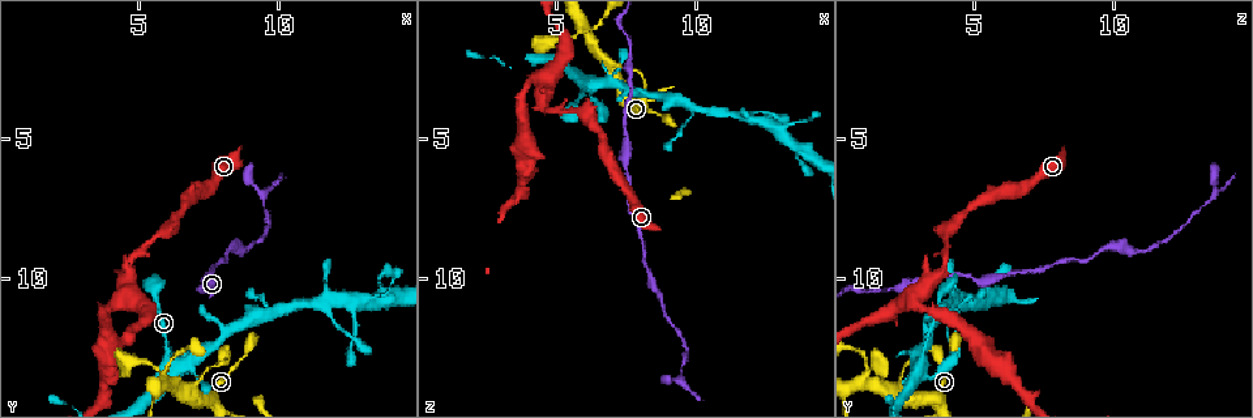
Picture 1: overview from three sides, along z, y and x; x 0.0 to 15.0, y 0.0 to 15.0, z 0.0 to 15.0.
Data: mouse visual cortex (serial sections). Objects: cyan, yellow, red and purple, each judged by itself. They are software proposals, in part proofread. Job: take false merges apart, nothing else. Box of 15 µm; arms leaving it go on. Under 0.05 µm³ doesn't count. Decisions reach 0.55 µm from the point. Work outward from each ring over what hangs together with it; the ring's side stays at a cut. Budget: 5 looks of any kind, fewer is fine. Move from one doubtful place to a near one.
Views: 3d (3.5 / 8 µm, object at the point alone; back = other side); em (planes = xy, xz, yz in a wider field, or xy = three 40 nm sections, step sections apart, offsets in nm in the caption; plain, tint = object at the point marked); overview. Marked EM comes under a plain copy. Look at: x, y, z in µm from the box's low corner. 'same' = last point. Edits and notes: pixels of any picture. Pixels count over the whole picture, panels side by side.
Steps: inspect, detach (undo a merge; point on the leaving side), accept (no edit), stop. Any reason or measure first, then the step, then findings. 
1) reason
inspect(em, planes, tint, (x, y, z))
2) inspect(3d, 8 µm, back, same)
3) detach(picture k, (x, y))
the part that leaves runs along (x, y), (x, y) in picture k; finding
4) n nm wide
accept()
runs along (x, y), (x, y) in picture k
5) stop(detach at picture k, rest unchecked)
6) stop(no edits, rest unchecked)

a narrow waist
inspect(3d, 3.5 µm, (9.2, 6.7, 13.7))

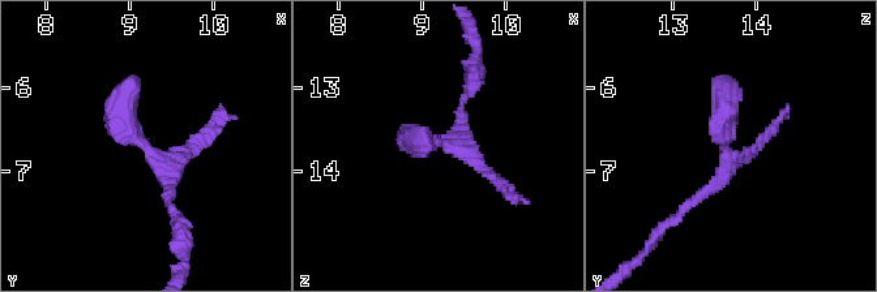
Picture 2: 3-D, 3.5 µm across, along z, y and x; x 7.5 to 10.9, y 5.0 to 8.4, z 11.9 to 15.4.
now the EM
inspect(em, xy, step 2, tint, (9.15, 6.70, 13.65))

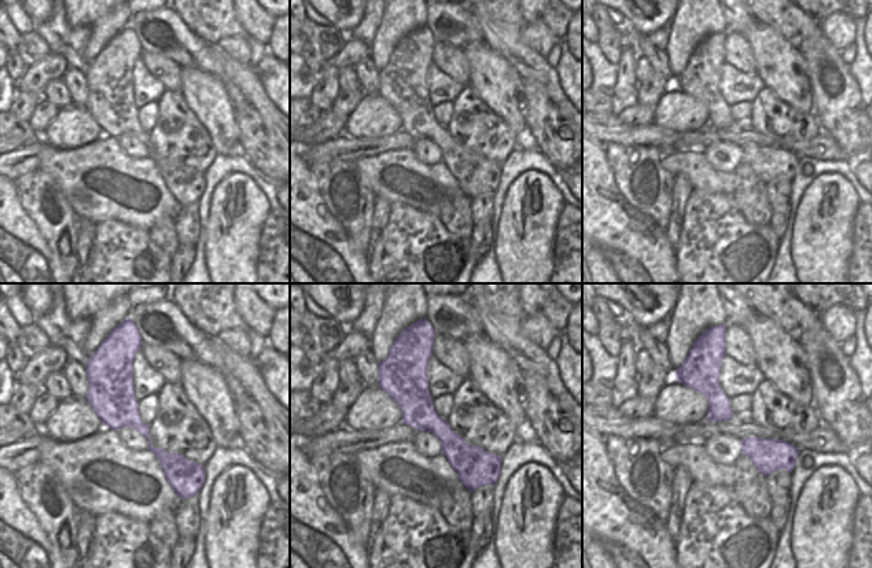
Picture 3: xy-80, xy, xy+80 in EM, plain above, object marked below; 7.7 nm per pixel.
accept()
runs along (420, 363), (419, 409), (471, 487) in picture 3; all the same cell

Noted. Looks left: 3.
looks like a crossing
inspect(3d, 3.5 µm, (6.1, 13.8, 1.1))

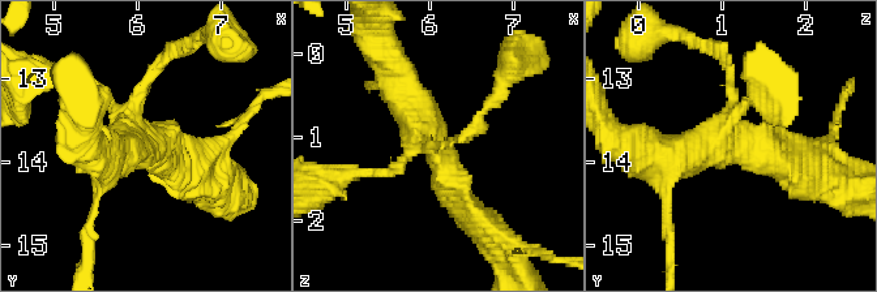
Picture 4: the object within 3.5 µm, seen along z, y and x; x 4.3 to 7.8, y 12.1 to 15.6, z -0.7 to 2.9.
4 arms; arms of 150, 150, 400, 500 nm
accept()
runs along (179, 174), (92, 85) in picture 4; one cell here

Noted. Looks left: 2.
stop(no edits, rest unchecked)

